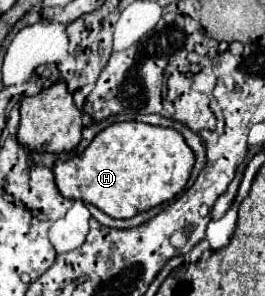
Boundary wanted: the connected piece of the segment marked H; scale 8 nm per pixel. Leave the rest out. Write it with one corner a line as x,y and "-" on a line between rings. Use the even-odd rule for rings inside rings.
116,122
98,132
82,154
58,160
54,178
64,198
94,204
112,218
132,218
178,196
186,188
192,166
194,154
180,132
142,122

